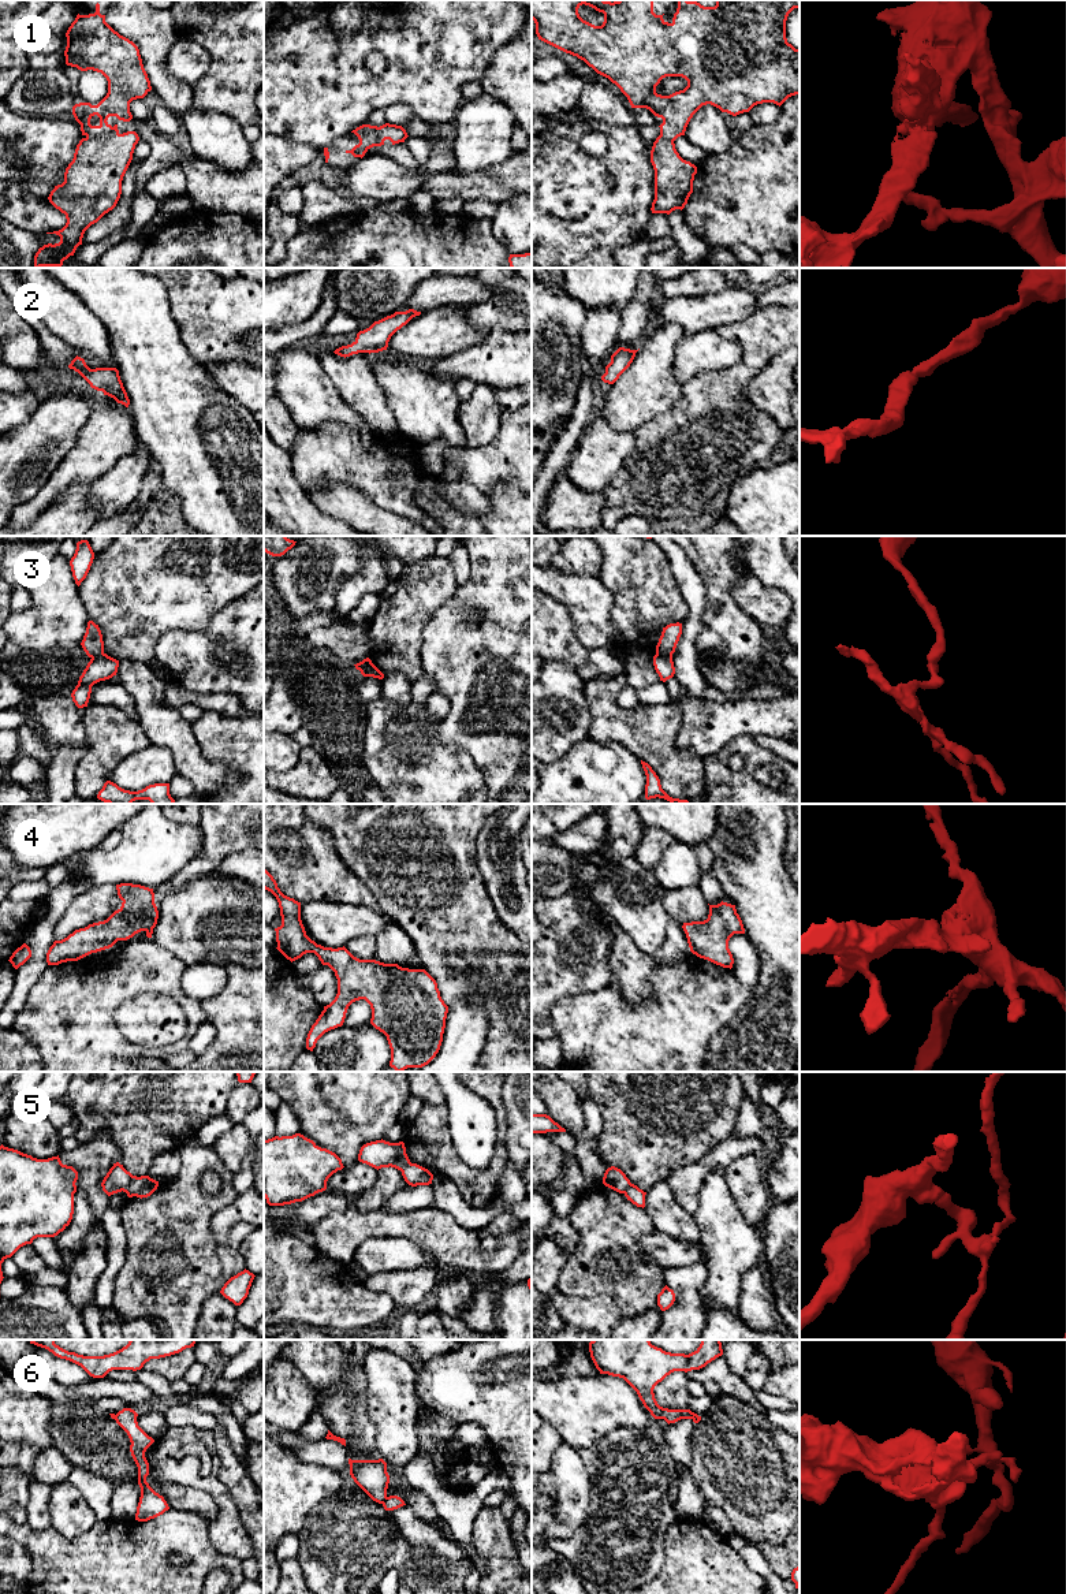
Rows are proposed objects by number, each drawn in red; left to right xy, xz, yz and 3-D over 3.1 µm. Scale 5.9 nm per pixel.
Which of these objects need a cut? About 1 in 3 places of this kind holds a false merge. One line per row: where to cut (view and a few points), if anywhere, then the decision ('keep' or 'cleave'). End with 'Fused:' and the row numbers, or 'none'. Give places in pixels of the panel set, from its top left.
1: cut none; keep
2: cut none; keep
3: cut yz (656, 652), (671, 656); cleave
4: cut none; keep
5: cut xy (149, 1177), (134, 1195); cleave
6: cut xz (387, 1497), (381, 1503); cleave
Fused: 3, 5, 6

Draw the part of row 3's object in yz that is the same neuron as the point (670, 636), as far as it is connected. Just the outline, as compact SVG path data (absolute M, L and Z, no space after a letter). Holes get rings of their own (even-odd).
M670 623L663 627L661 636L656 645L656 653L661 656L672 656L675 652L676 644L682 634L682 623Z

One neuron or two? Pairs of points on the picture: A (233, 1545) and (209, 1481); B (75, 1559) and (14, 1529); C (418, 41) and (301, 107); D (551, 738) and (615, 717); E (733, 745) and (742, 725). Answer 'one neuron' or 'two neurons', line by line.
A: one neuron
B: one neuron
C: one neuron
D: two neurons
E: two neurons

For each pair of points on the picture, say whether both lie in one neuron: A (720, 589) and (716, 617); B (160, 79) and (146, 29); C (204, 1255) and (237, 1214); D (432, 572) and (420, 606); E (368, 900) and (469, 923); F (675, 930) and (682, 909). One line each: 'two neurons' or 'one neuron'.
A: one neuron
B: one neuron
C: two neurons
D: one neuron
E: two neurons
F: one neuron

